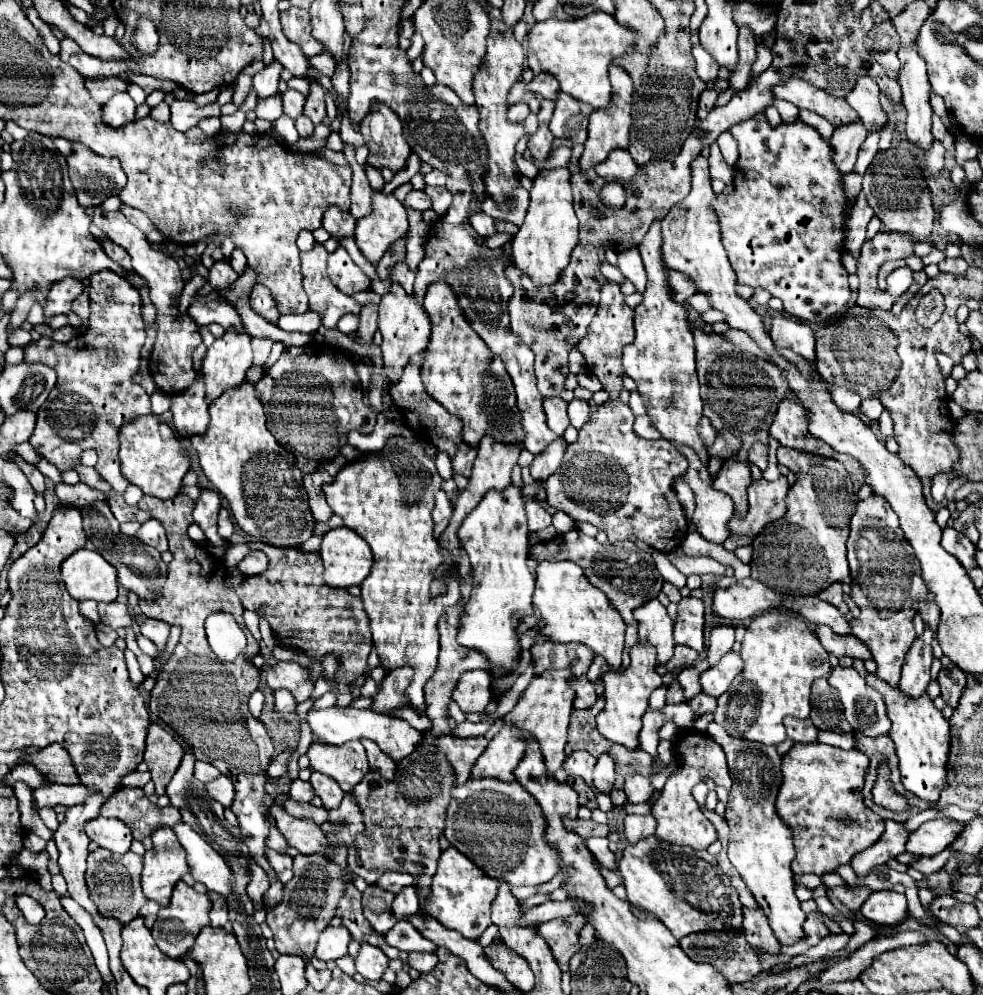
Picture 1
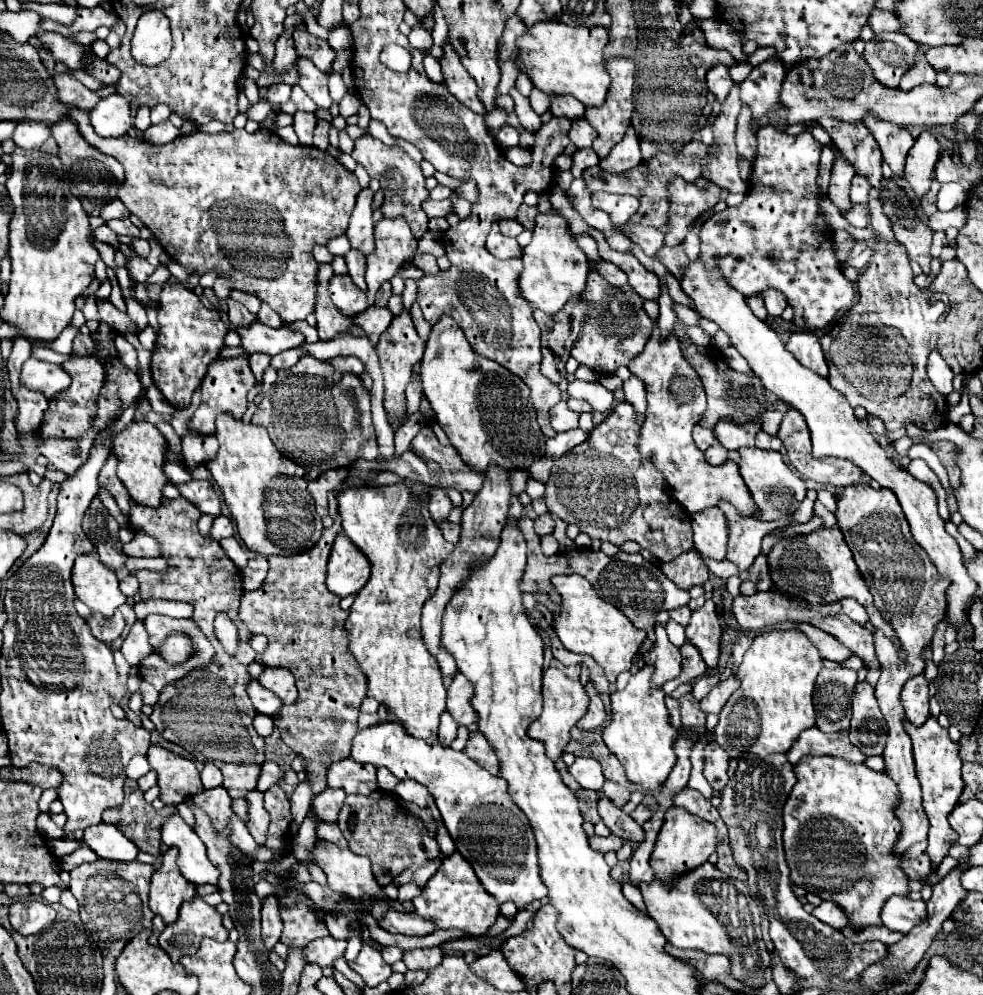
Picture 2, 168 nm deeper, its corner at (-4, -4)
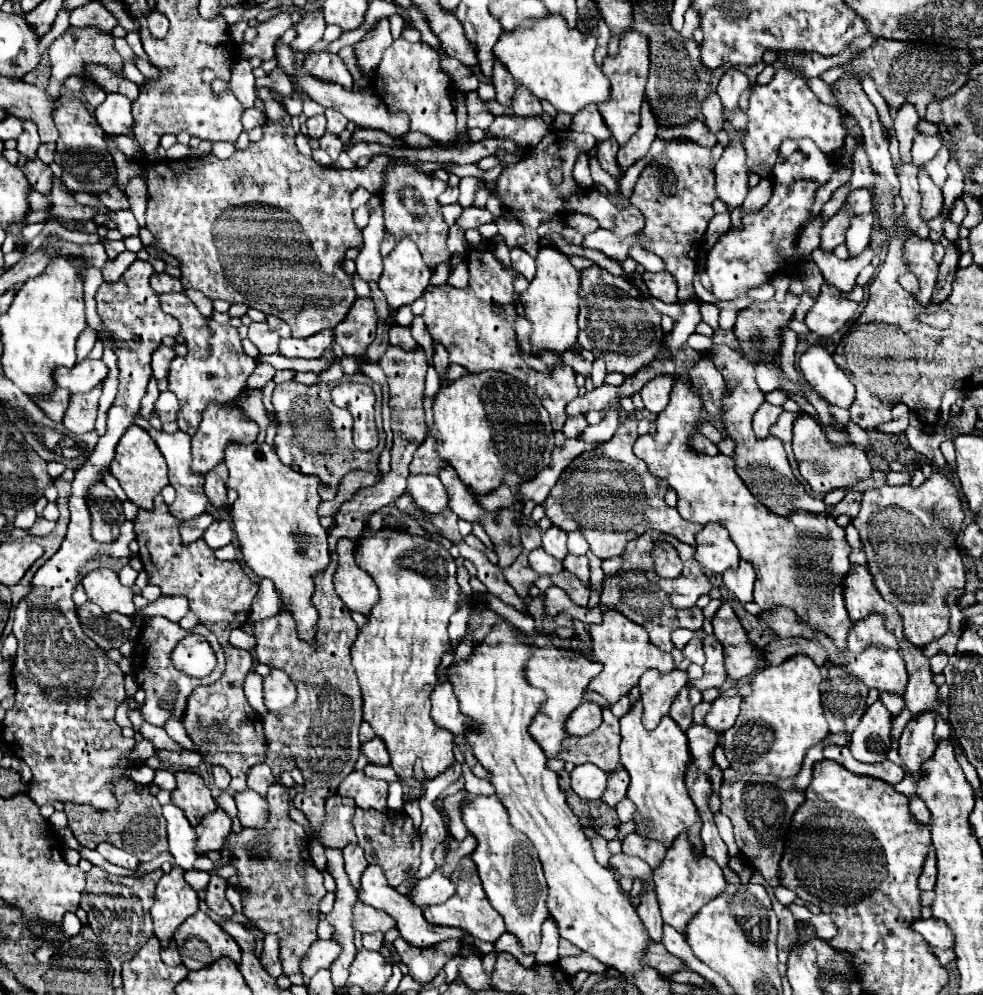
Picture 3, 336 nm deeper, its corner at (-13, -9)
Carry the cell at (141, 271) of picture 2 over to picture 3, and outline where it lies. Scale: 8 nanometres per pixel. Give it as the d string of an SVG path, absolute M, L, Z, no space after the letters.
M154 274L152 276L152 288L158 292L158 294L164 294L164 292L184 292L184 286L178 278L172 278L168 274Z

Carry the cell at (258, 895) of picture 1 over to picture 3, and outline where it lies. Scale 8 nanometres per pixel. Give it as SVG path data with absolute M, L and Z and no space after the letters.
M268 934L264 938L264 950L260 954L260 964L272 978L278 978L282 974L282 966L278 960L278 936Z

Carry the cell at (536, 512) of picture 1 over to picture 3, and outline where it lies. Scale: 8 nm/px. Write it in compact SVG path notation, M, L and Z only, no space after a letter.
M552 526L550 530L546 530L546 532L542 534L542 548L544 548L544 552L548 552L550 556L554 556L556 560L564 560L566 554L568 554L566 534L564 534L560 528Z

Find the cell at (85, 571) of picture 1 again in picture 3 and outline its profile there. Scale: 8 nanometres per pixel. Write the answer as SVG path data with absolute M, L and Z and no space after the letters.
M98 568L82 578L88 600L98 604L106 614L118 612L134 618L136 606L132 602L132 588L122 586L118 574L110 568Z

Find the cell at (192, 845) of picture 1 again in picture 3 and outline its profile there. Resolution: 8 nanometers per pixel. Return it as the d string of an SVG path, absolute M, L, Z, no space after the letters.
M172 802L162 806L162 814L166 818L168 842L170 842L170 852L174 856L174 862L184 870L192 870L194 860L200 858L200 854L196 852L194 828L190 826L184 812L180 808L176 808Z

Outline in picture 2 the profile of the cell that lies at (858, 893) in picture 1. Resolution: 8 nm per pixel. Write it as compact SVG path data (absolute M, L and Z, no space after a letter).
M823 901L819 907L815 907L813 915L815 915L819 921L823 921L823 923L835 927L835 929L845 927L847 921L849 921L849 919L847 919L847 913L845 913L837 903L833 903L833 901Z

